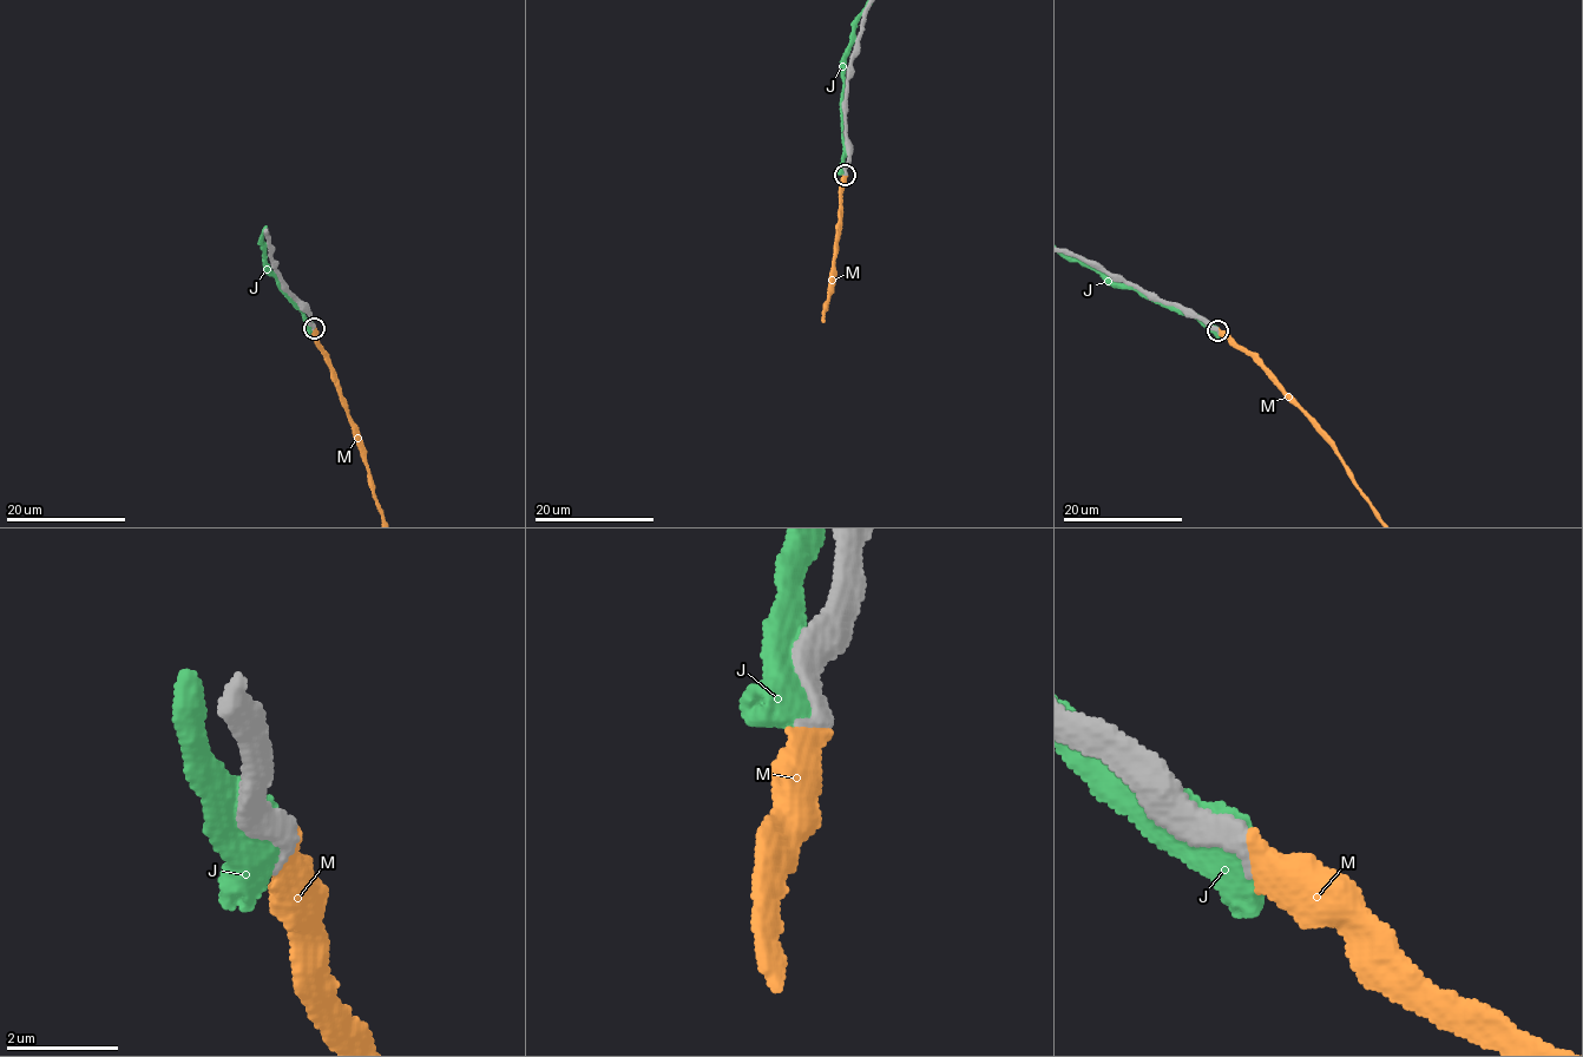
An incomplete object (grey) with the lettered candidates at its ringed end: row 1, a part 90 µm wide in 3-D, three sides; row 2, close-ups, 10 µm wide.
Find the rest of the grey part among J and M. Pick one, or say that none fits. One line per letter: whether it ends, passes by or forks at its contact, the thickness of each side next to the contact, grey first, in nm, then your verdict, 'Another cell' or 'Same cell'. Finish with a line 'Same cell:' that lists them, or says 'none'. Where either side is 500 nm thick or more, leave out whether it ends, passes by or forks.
J: Thickness 400 nm (grey) against 600 nm. Another cell
M: It ends there. Thickness 360 nm (grey) against 480 nm. Same cell
Same cell: M

